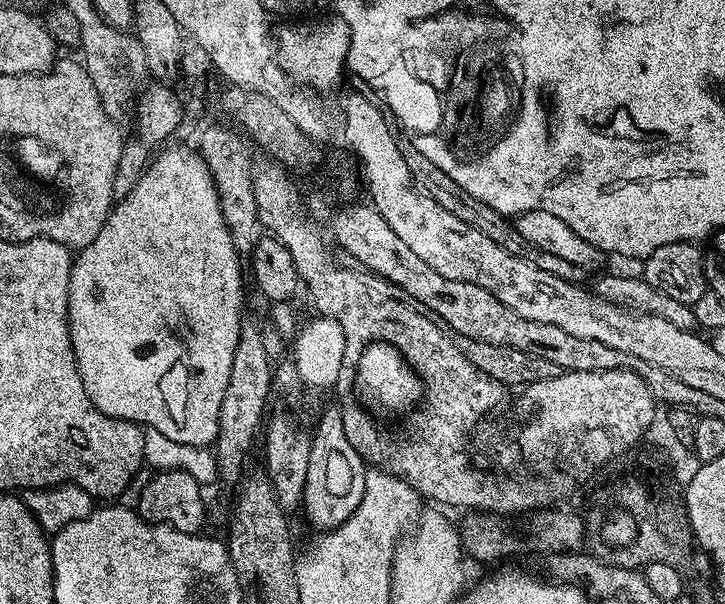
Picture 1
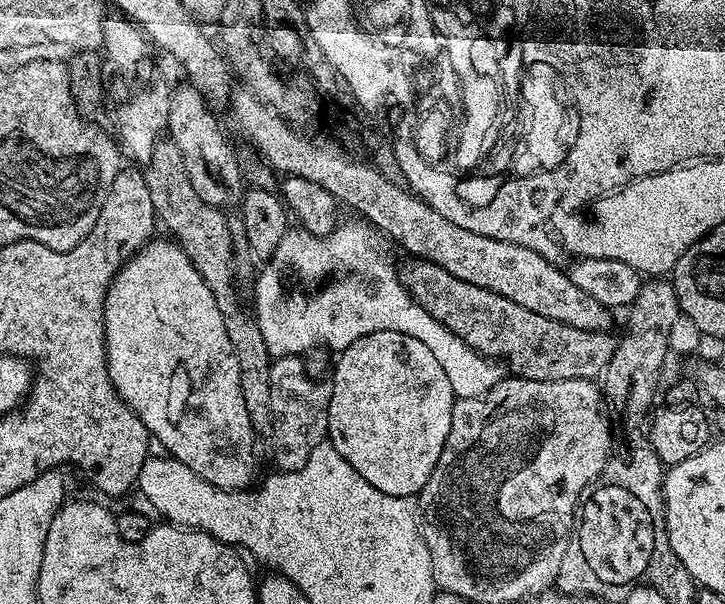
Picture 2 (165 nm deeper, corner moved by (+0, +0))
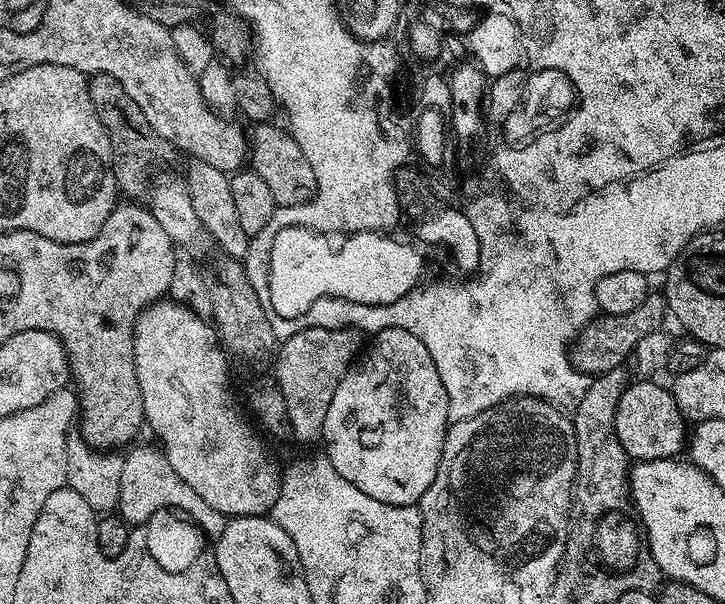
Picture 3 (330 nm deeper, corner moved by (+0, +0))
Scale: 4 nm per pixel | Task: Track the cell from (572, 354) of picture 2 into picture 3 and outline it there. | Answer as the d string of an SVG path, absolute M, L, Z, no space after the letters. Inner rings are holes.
M649 294L646 302L638 306L638 310L630 310L630 314L621 316L597 315L596 319L580 331L580 335L570 345L572 365L590 378L604 376L610 370L621 367L631 357L634 346L646 338L646 334L654 334L665 327L664 316L669 315L667 303L660 294Z

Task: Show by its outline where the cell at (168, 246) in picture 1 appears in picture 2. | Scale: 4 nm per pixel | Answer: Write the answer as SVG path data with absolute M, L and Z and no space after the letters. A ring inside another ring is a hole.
M153 238L147 244L142 245L129 260L125 260L116 271L116 277L112 279L112 284L108 287L108 292L104 296L104 341L106 342L106 362L108 363L108 373L110 382L114 390L127 402L138 414L138 418L146 426L149 437L158 442L162 442L165 453L175 460L182 461L198 478L206 478L219 488L229 490L244 490L256 476L256 448L258 437L252 431L250 413L246 411L246 402L242 398L242 382L238 378L238 358L230 346L230 334L226 334L226 322L222 310L218 310L218 302L214 300L214 294L210 286L198 274L194 268L194 262L181 250L179 244L171 238L159 240Z

